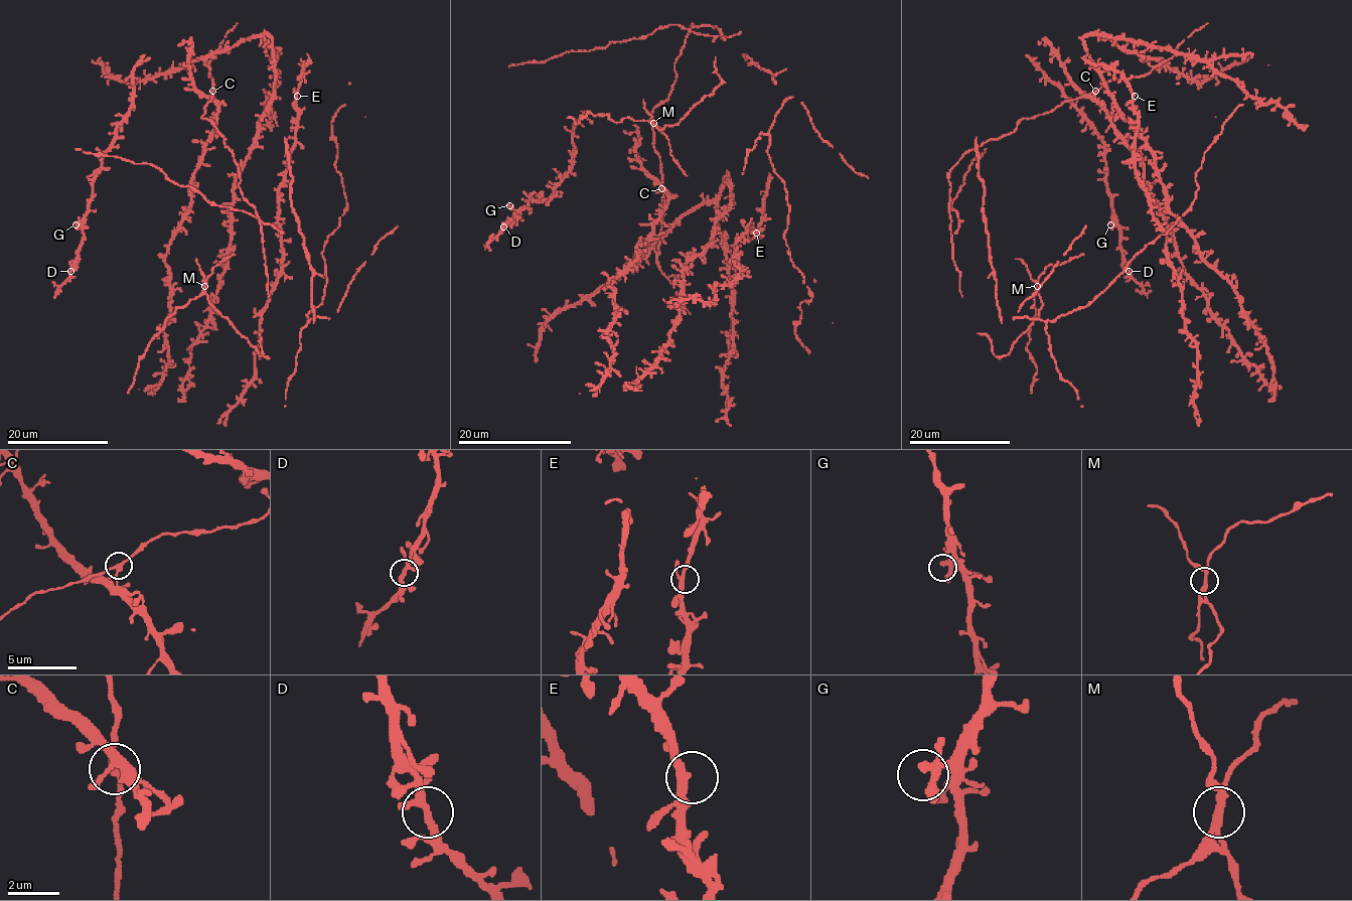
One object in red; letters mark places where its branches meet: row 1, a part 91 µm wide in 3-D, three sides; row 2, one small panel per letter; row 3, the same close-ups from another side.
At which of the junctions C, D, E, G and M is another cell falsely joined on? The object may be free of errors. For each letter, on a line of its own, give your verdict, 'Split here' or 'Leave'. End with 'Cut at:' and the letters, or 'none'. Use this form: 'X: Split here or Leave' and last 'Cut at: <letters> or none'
C: Leave
D: Leave
E: Leave
G: Leave
M: Split here
Cut at: M

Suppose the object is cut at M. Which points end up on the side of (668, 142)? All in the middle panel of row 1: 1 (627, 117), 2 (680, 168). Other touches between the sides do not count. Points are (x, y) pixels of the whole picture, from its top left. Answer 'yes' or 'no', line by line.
1: yes
2: yes

